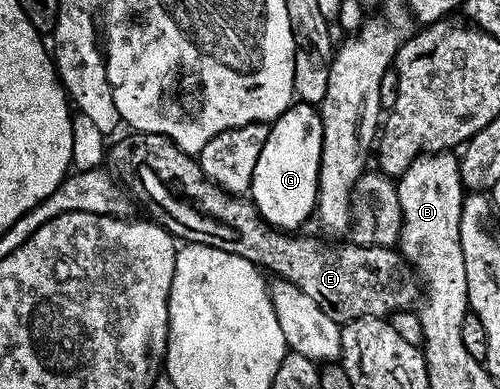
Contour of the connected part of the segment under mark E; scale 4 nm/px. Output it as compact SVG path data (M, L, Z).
M127 132L124 138L116 137L110 143L109 149L105 155L106 165L109 167L110 173L121 183L122 189L126 191L132 199L135 198L148 210L150 217L158 222L160 226L164 226L176 239L182 240L184 243L196 242L197 244L205 244L213 248L221 248L221 252L233 252L237 256L241 256L245 260L255 263L256 266L264 271L272 270L275 276L278 276L284 282L292 282L297 288L301 288L301 292L305 292L305 296L309 296L312 300L317 300L317 304L321 304L321 312L325 312L325 316L329 316L329 320L346 324L357 320L358 318L381 318L386 319L392 314L396 314L399 310L410 310L416 305L417 299L421 294L421 286L417 281L417 275L410 266L407 265L407 259L399 253L398 249L389 246L356 246L354 244L346 244L347 246L326 246L319 238L306 238L303 232L280 232L270 226L262 216L257 212L255 203L243 196L234 194L226 194L219 186L214 186L211 181L203 174L203 169L199 166L198 161L192 155L187 154L177 144L173 144L173 140L169 140L160 134L140 134L138 132Z

